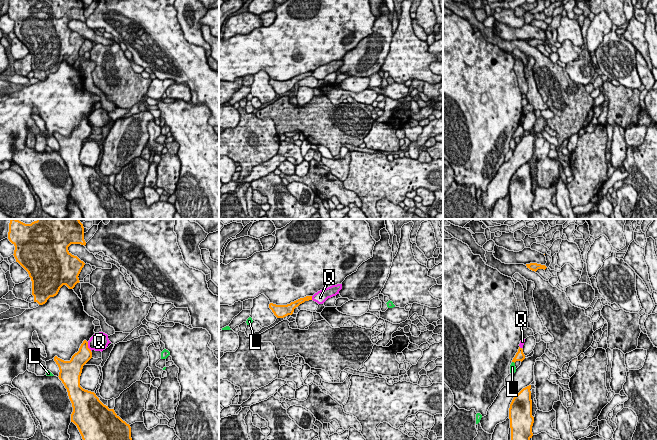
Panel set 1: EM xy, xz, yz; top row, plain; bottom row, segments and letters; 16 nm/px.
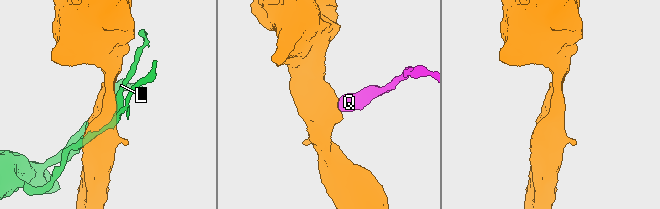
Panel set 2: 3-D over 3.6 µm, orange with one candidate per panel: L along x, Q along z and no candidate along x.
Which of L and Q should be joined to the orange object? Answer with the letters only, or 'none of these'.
none of these

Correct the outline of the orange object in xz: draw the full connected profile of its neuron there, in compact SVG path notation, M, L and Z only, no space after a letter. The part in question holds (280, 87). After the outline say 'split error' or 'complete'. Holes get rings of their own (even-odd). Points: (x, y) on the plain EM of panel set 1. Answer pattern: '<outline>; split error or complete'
M306 72L304 74L300 74L287 81L276 81L270 79L269 84L272 86L272 88L277 94L284 94L288 91L292 91L296 83L298 83L300 80L304 79L305 77L309 76L312 76L312 72Z; complete

